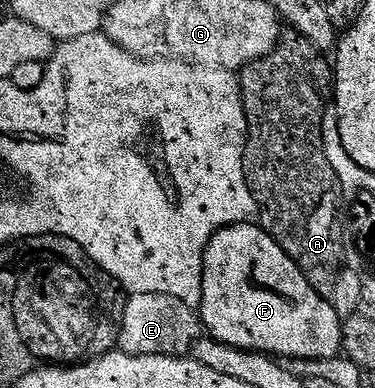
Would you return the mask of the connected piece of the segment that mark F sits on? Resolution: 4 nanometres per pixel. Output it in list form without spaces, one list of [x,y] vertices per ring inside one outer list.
[[[235,223],[216,231],[205,251],[204,300],[199,308],[204,330],[214,339],[244,351],[258,351],[281,361],[289,359],[333,359],[342,354],[341,329],[343,320],[318,288],[309,284],[308,277],[297,263],[265,230],[264,226]]]

